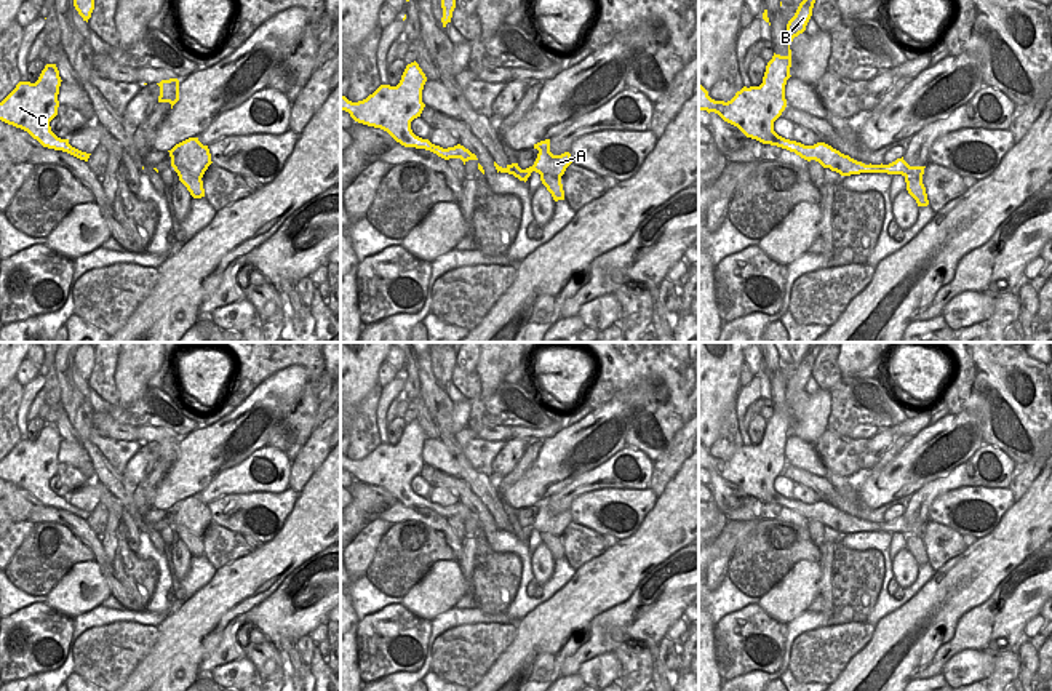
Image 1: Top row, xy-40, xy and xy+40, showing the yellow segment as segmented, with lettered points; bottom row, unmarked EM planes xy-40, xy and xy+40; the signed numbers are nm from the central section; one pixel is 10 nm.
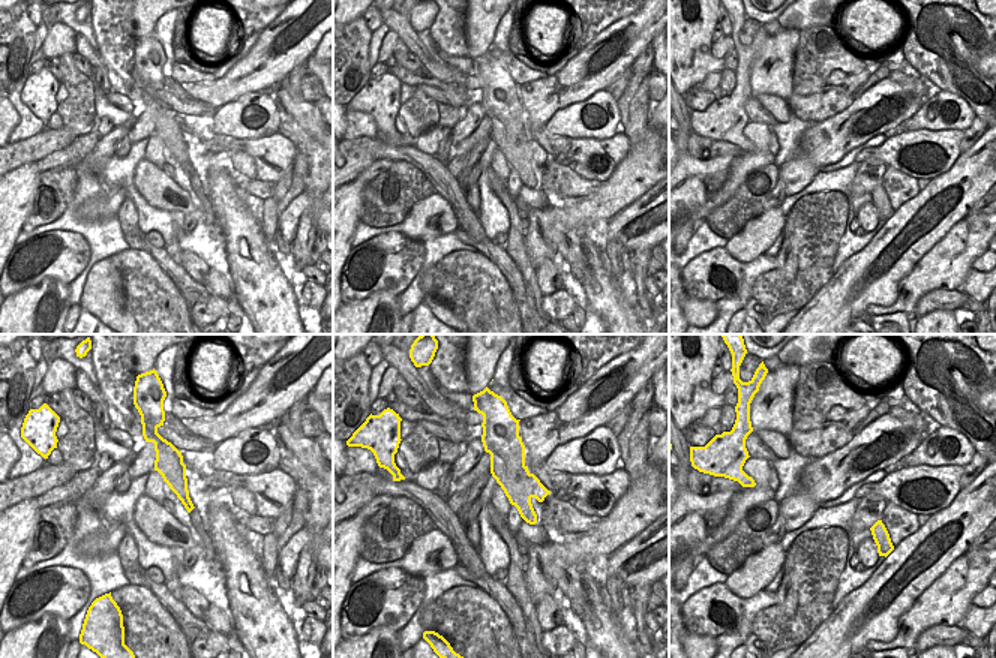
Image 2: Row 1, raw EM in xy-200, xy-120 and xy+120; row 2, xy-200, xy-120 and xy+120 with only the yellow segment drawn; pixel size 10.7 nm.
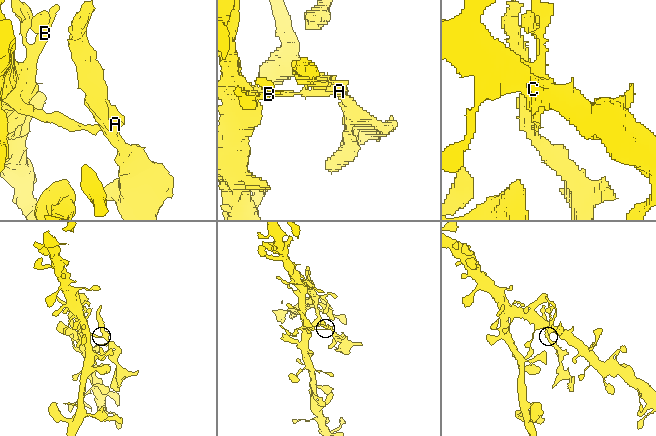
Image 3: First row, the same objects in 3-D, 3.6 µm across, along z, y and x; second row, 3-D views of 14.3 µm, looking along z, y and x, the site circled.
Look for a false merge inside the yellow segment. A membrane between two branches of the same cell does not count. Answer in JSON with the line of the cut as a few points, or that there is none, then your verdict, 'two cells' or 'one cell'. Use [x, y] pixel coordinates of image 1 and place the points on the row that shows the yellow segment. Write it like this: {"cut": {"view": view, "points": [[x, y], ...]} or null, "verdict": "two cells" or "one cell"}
{"cut": {"view": "xy+40", "points": [[838, 151], [838, 165], [833, 170]]}, "verdict": "two cells"}

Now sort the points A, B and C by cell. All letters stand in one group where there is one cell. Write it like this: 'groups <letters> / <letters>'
groups A / B C

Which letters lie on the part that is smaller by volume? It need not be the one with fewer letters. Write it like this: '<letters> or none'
A

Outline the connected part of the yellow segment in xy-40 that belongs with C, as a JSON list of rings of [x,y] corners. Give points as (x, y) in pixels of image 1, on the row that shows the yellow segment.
[[[46,64],[35,83],[19,82],[0,102],[0,120],[27,131],[43,147],[88,162],[91,154],[72,147],[69,139],[51,131],[50,122],[58,115],[61,82],[56,64]]]

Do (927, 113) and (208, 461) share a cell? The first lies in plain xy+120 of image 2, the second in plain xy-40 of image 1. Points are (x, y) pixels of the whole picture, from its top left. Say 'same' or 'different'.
different

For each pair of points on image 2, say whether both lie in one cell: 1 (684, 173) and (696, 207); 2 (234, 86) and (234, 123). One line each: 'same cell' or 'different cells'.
1: same cell
2: different cells

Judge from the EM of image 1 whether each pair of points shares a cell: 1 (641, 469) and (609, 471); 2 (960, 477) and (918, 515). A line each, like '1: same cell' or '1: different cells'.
1: same cell
2: same cell

